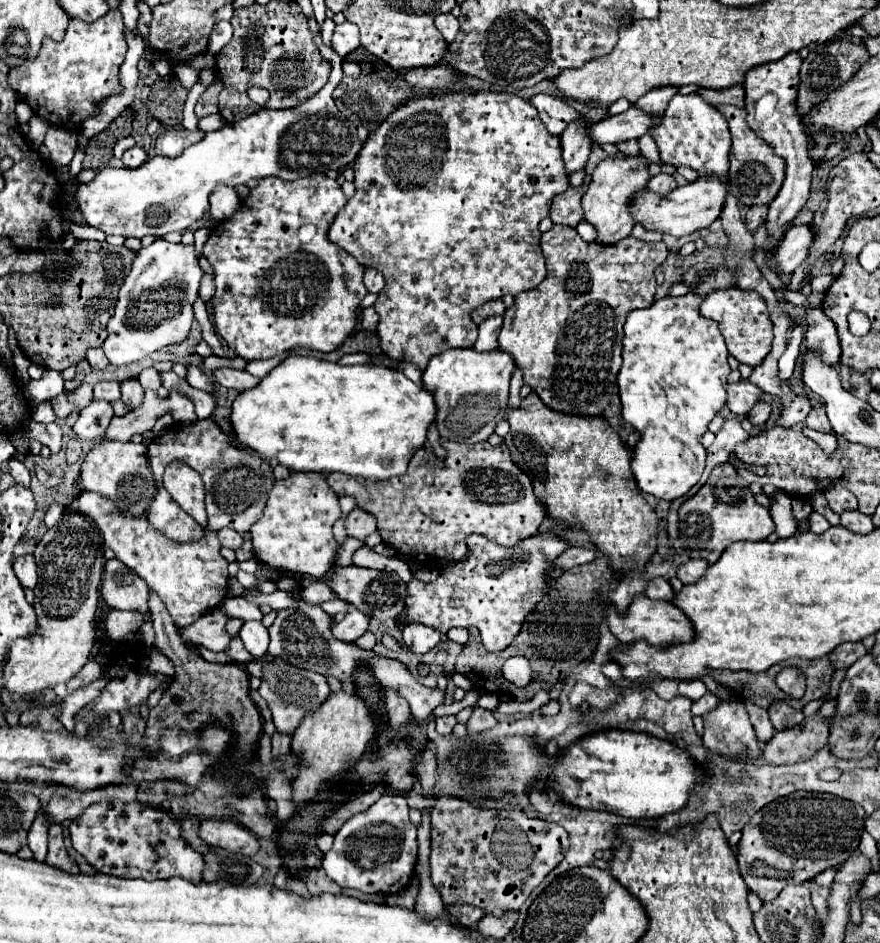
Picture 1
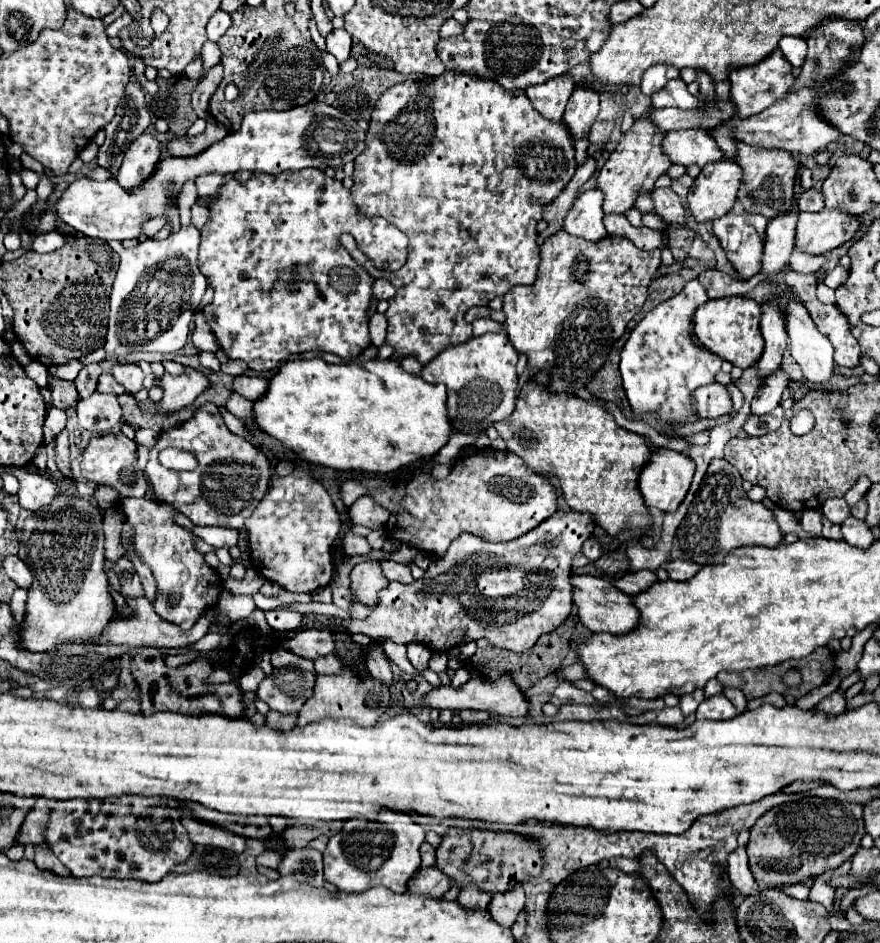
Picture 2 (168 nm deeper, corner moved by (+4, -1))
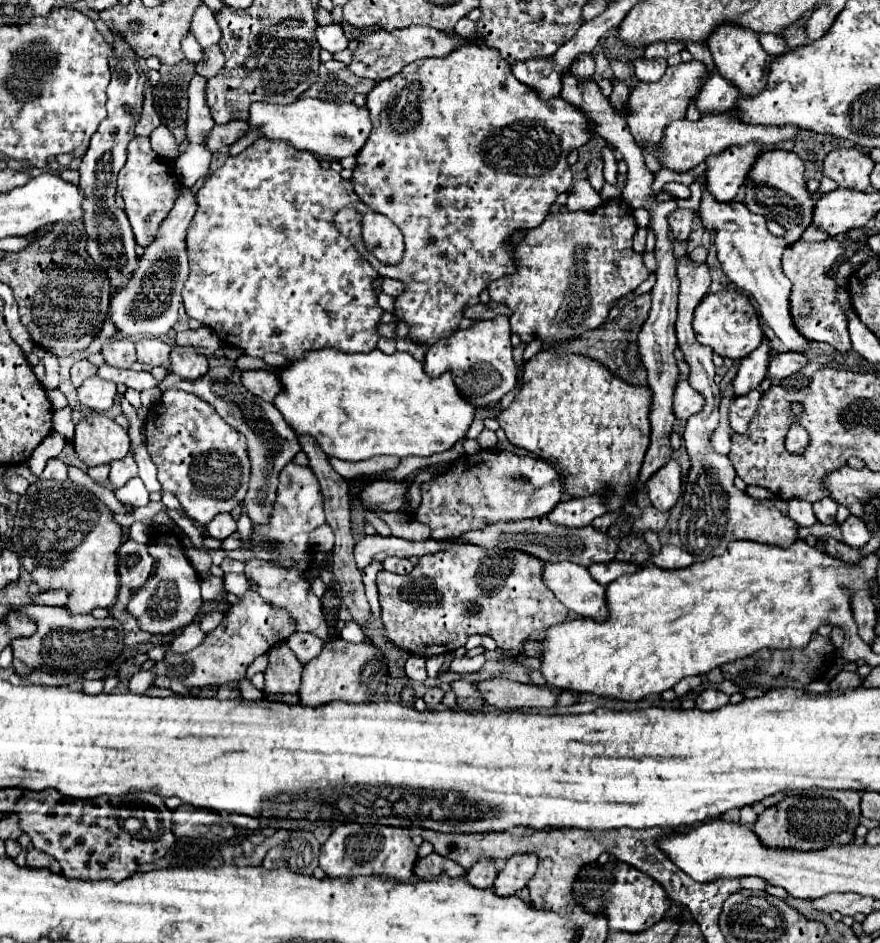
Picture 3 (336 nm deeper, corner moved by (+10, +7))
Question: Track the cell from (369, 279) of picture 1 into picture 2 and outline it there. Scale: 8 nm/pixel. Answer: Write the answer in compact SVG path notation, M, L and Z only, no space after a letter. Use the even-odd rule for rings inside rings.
M375 280L375 284L373 284L373 294L375 294L375 298L379 298L379 300L391 300L393 296L395 296L395 288L393 288L393 284L389 282L389 280Z

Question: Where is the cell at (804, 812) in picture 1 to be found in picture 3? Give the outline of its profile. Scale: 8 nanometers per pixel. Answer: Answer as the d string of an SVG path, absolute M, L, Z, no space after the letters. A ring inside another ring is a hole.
M841 790L825 794L825 796L807 796L807 794L791 794L785 796L779 804L765 808L757 822L753 824L755 836L761 840L765 848L789 848L797 852L823 850L829 846L843 846L855 838L855 828L859 826L859 800L861 794L853 790Z

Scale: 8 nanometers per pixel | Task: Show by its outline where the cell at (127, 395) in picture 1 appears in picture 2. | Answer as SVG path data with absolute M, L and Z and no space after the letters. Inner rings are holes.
M115 364L111 368L111 374L115 376L115 380L119 384L125 386L125 390L131 394L131 392L139 392L143 388L143 370L137 366L137 364Z

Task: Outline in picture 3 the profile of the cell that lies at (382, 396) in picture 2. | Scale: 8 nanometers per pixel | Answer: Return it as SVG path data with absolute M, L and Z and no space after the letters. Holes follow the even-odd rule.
M335 348L305 352L301 360L293 360L279 372L281 392L275 396L273 406L285 416L287 424L299 436L311 436L327 456L341 460L367 460L373 456L389 454L405 456L431 456L449 450L463 438L473 422L475 408L459 396L449 374L431 378L423 372L423 364L409 352L385 354L373 350L367 354L345 354Z

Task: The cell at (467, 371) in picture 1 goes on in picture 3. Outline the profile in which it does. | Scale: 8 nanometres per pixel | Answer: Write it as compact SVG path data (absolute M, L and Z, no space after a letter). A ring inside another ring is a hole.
M497 316L493 320L479 320L467 330L457 330L449 338L437 340L437 344L427 348L423 366L427 376L451 372L457 390L477 408L499 402L517 384L517 366L511 352L509 318Z

